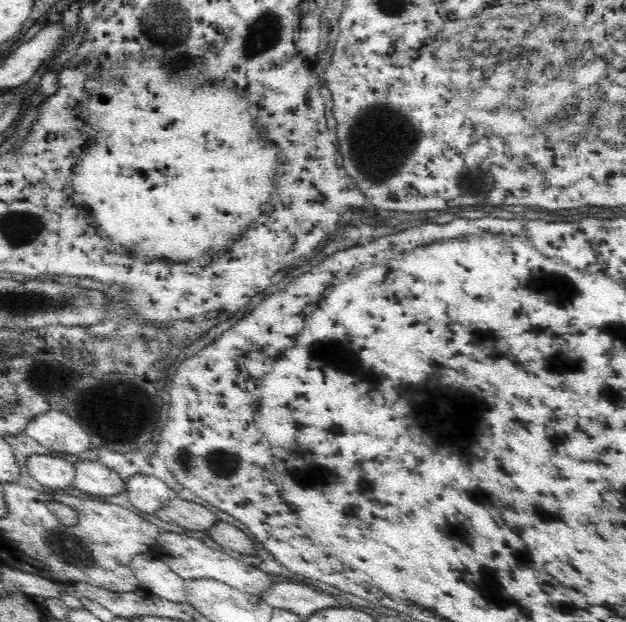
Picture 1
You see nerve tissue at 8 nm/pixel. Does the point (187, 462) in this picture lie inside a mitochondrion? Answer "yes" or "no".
yes

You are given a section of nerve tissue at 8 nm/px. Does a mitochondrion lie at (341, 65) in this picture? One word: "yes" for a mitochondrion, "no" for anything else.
no

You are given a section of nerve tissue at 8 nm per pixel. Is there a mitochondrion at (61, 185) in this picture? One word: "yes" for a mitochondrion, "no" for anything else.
no

